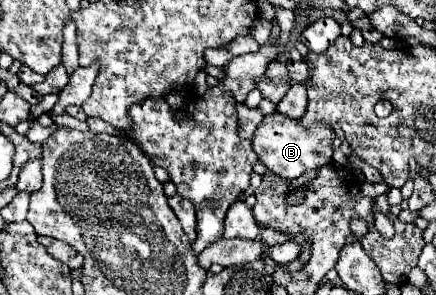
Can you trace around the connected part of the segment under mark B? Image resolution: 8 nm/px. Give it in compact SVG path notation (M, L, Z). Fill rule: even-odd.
M274 112L270 116L264 116L262 126L258 126L258 134L254 134L252 138L252 146L260 162L264 162L276 176L284 180L294 180L310 170L318 170L332 162L332 140L334 132L328 126L312 126L310 130L306 130L300 120Z

